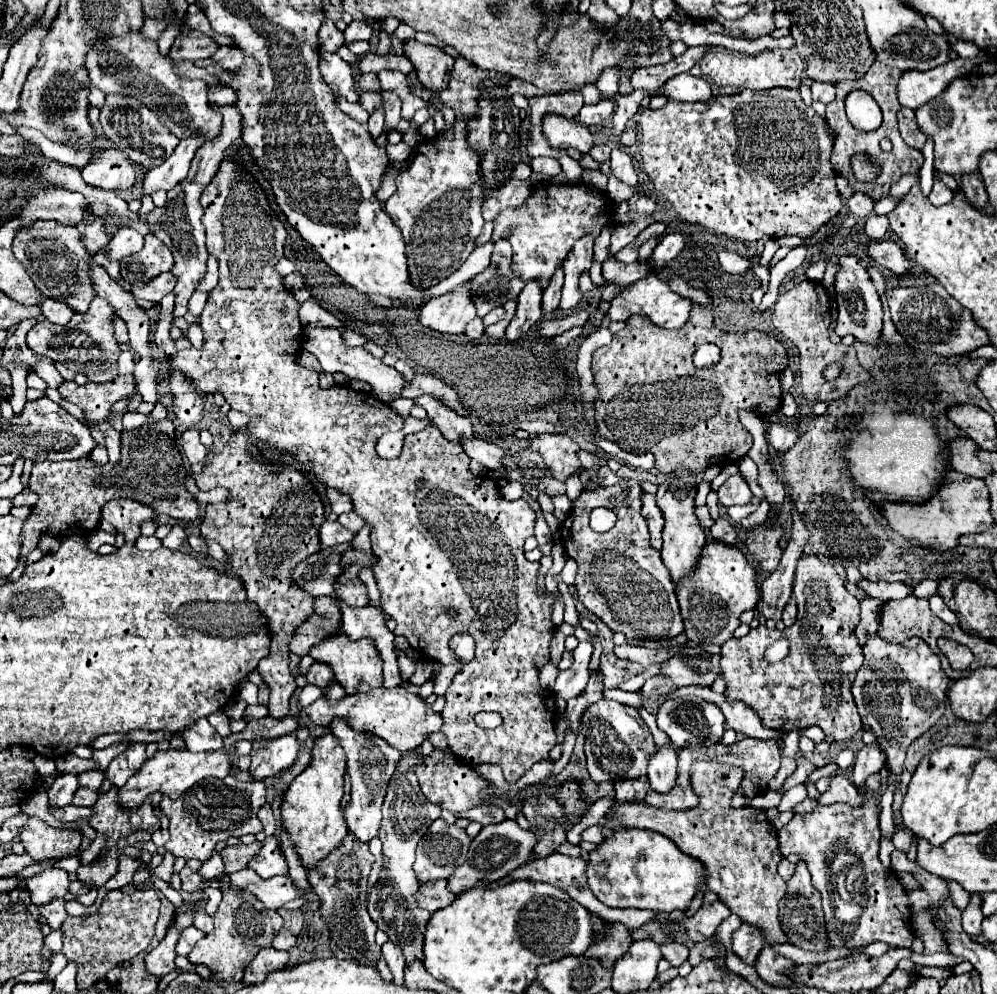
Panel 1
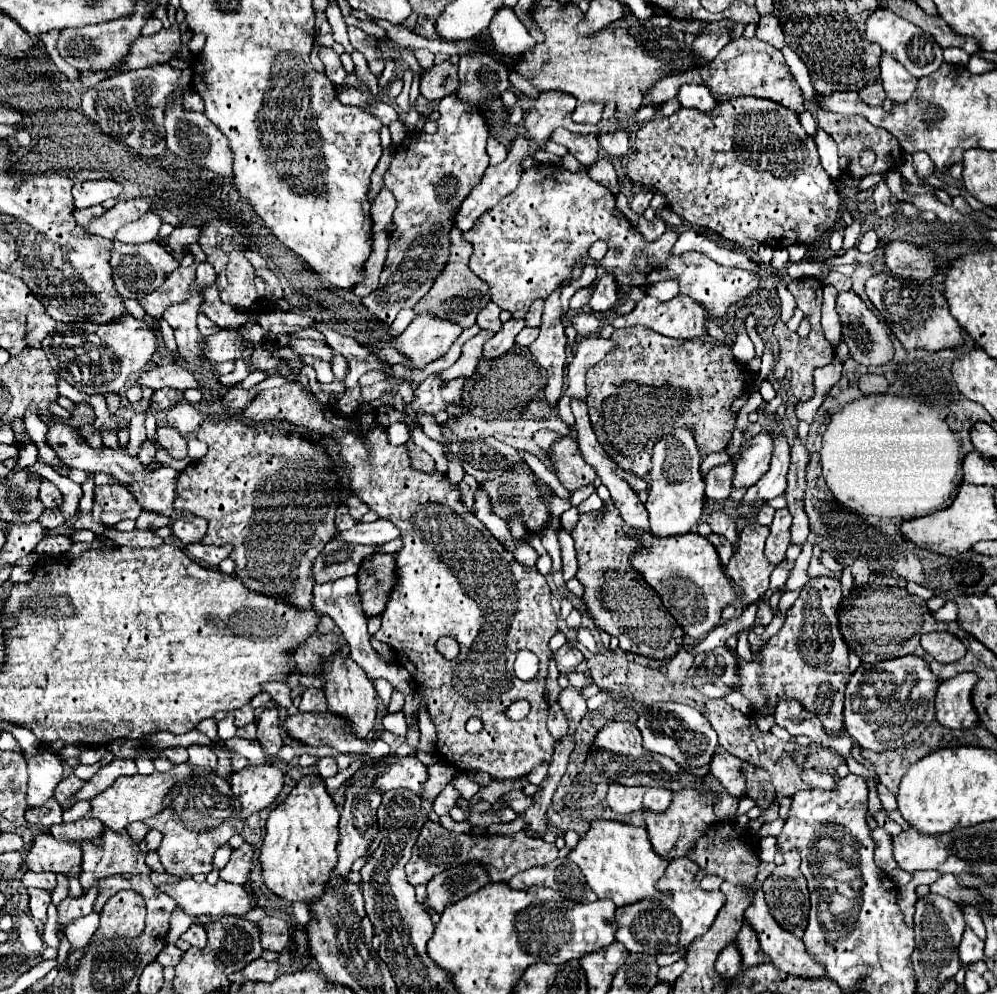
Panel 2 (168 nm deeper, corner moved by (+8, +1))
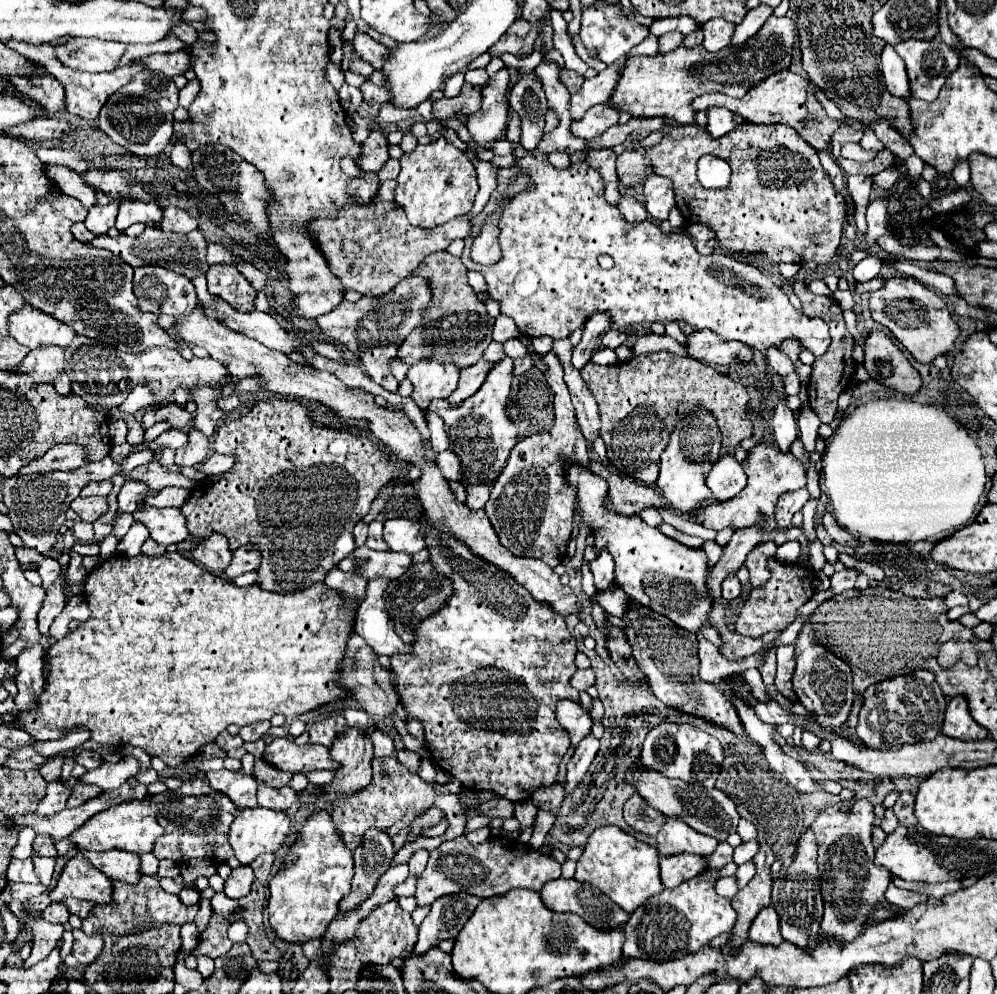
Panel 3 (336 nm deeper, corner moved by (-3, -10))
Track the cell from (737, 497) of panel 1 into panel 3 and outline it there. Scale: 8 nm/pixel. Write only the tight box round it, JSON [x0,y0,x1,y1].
[706,454,746,502]

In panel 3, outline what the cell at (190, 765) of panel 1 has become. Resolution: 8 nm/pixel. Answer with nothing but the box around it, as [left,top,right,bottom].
[70,796,164,852]

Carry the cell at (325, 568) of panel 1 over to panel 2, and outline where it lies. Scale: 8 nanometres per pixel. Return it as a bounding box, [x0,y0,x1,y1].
[313,541,379,583]

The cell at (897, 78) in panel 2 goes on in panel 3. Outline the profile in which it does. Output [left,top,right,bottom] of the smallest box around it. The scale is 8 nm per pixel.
[882,44,910,98]

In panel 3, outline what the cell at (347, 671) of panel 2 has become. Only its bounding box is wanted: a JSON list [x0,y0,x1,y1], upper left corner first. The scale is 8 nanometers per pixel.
[322,728,374,794]

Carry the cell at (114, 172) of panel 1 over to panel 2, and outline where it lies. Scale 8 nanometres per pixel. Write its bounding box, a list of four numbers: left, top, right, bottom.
[73,181,123,209]

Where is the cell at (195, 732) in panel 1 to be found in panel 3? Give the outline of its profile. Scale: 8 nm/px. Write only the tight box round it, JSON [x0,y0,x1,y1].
[206,770,258,808]

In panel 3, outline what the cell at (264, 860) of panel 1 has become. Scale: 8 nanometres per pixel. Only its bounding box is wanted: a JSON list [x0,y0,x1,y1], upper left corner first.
[224,866,254,898]

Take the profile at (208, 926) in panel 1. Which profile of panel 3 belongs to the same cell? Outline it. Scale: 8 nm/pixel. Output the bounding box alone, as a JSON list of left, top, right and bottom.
[196,954,214,978]

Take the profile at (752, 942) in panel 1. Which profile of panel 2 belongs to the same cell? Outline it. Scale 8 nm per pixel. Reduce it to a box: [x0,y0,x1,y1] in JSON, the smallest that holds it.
[715,943,741,977]

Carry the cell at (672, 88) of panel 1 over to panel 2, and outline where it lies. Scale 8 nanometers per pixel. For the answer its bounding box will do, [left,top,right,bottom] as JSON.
[677,85,719,113]

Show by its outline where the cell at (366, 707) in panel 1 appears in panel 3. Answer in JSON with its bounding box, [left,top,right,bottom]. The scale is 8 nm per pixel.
[264,738,340,772]

